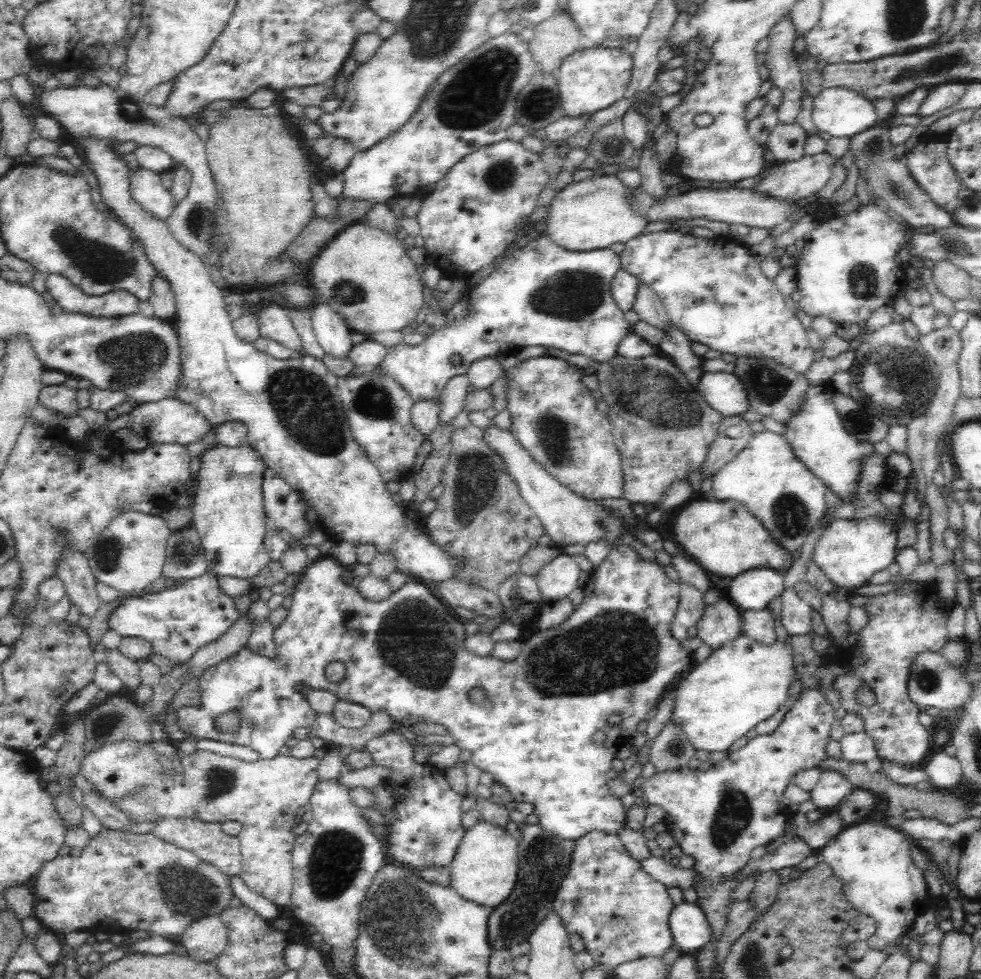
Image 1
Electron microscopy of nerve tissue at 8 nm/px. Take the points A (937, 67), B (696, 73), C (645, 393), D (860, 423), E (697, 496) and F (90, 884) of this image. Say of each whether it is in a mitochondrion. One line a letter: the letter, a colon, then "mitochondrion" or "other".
A: mitochondrion
B: other
C: mitochondrion
D: mitochondrion
E: other
F: other

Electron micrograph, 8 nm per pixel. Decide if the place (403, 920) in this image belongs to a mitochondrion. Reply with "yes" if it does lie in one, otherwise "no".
yes

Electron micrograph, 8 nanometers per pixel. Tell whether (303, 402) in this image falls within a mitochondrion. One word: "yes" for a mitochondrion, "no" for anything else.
yes

